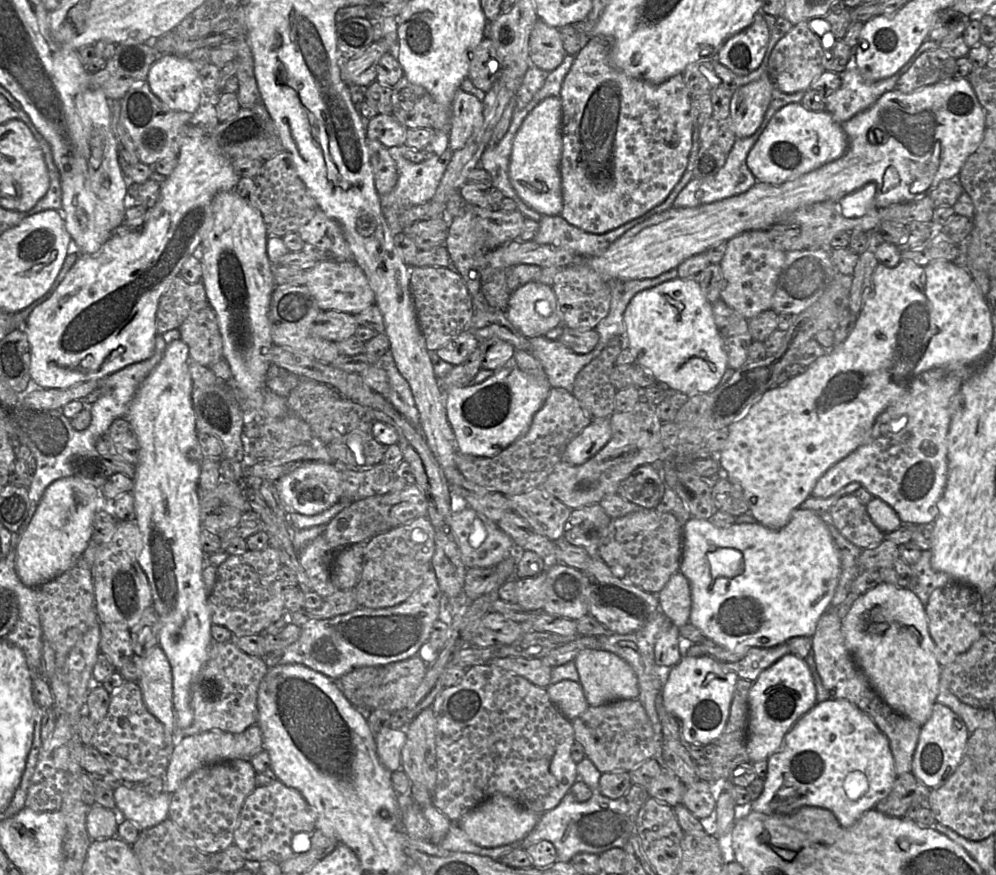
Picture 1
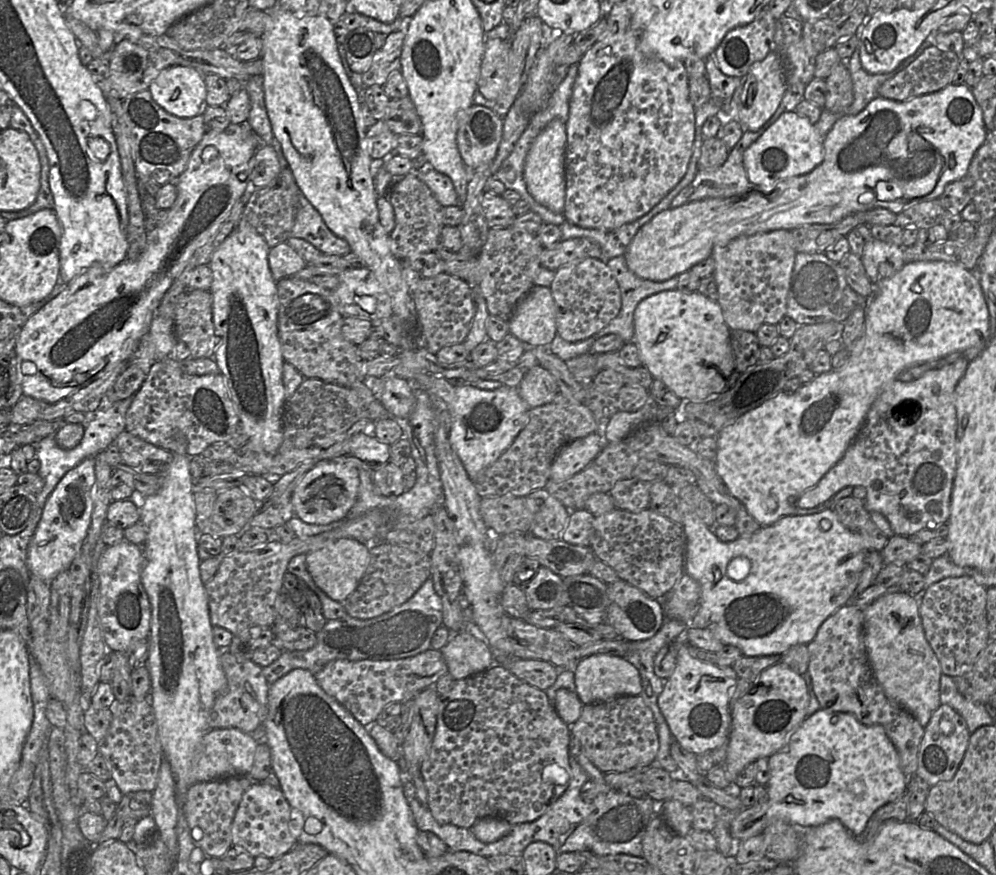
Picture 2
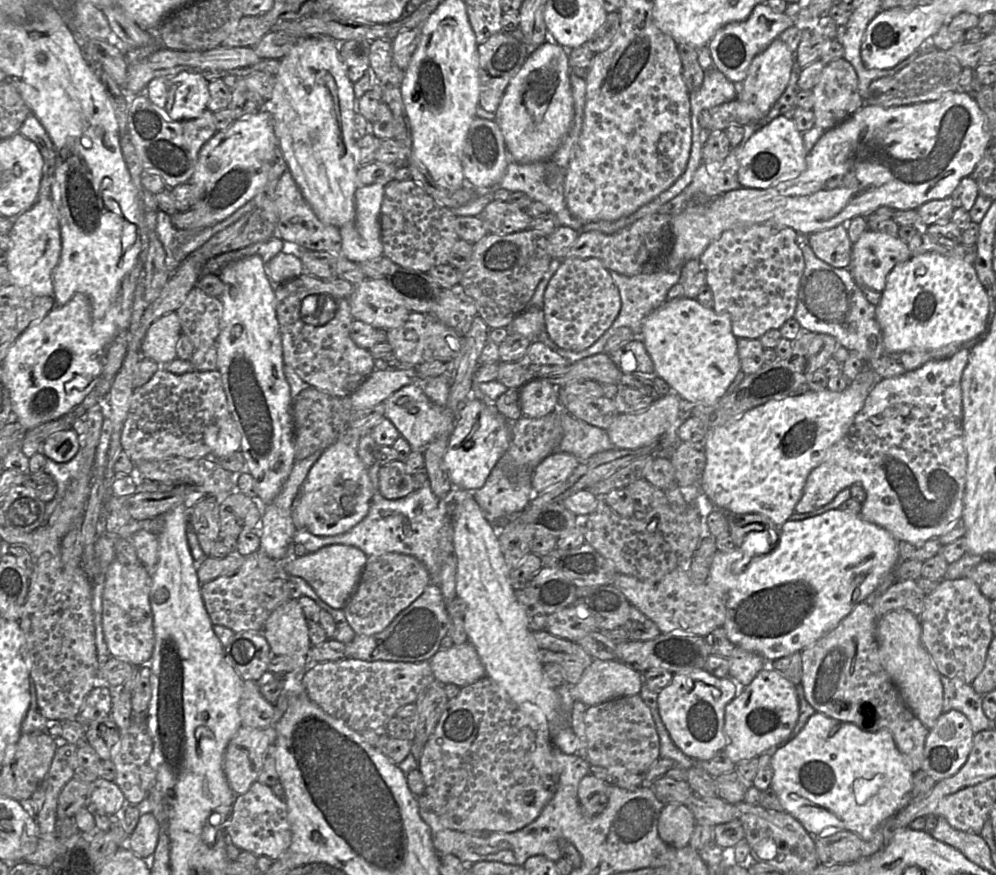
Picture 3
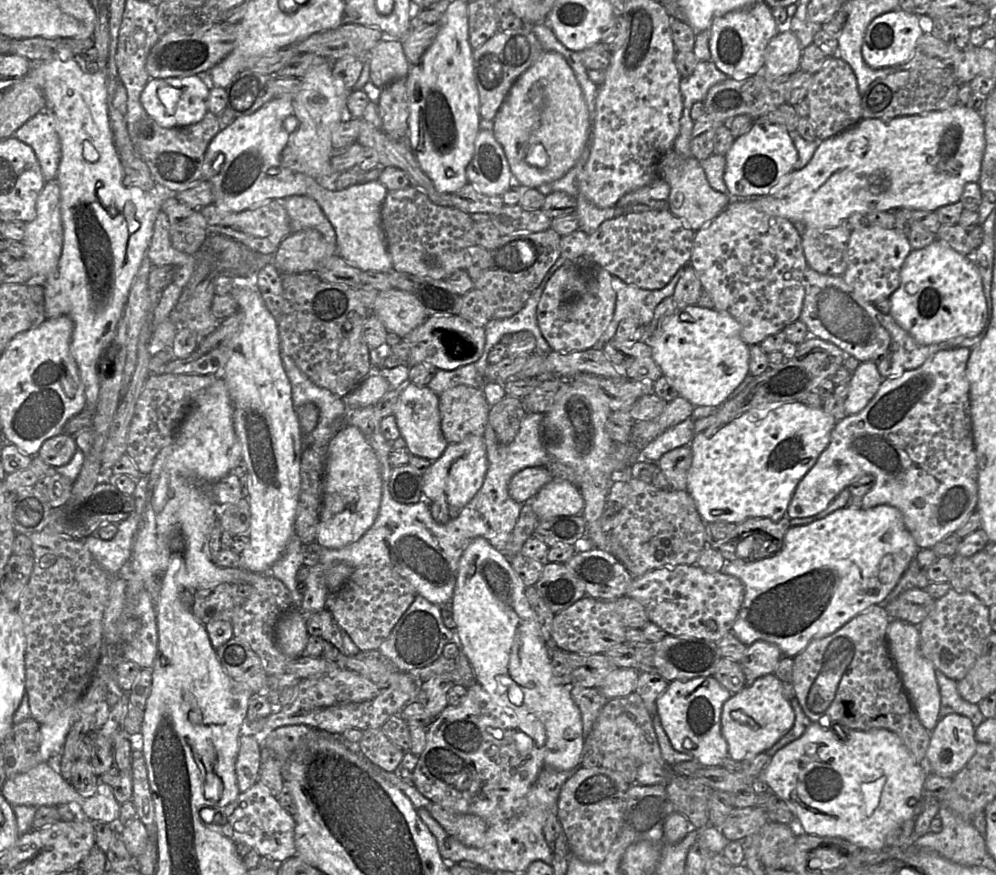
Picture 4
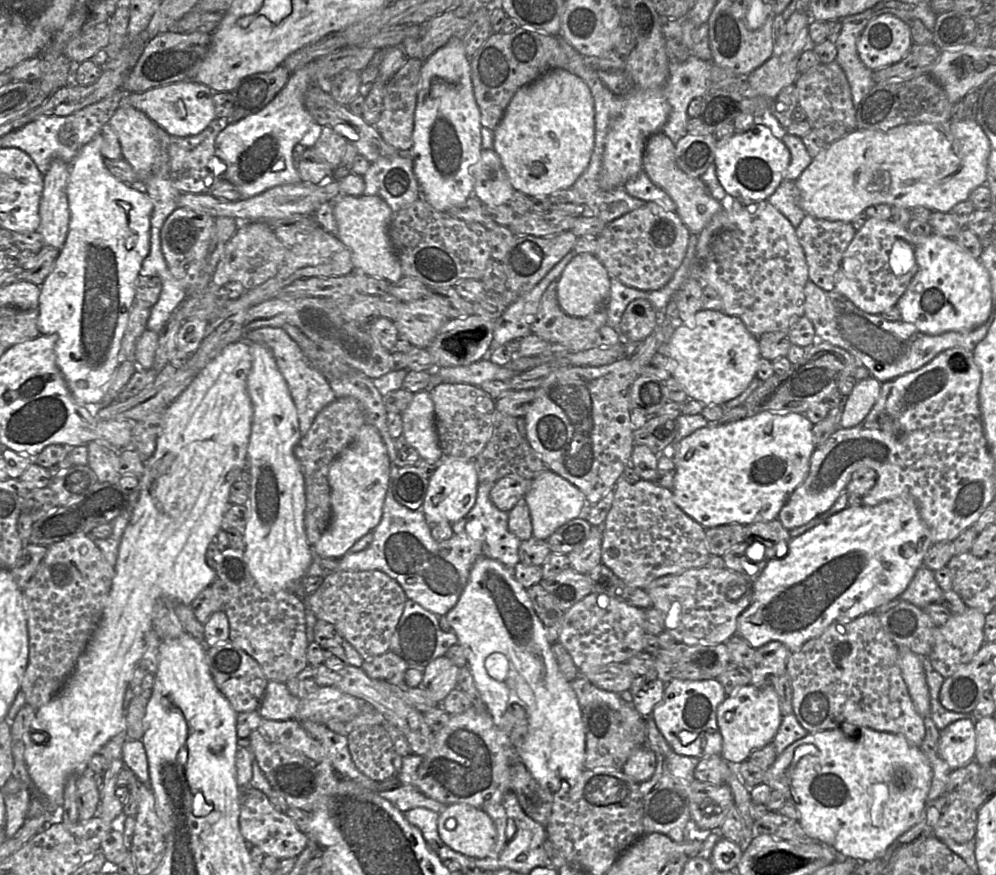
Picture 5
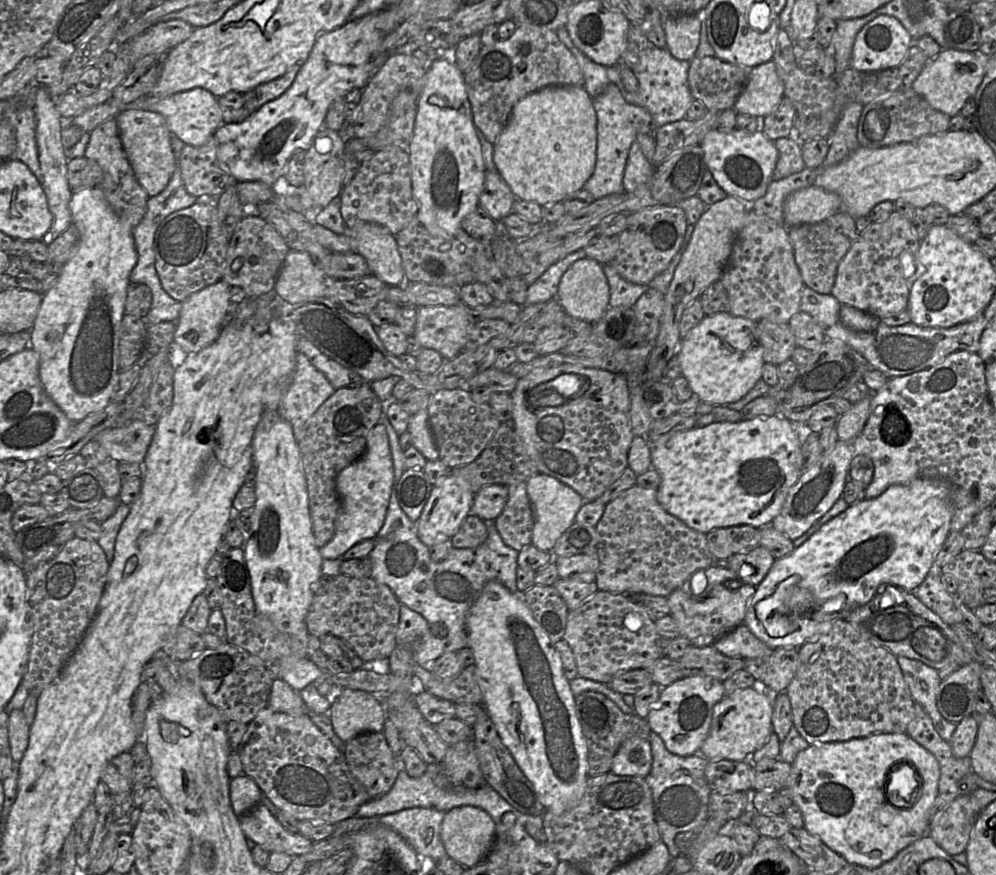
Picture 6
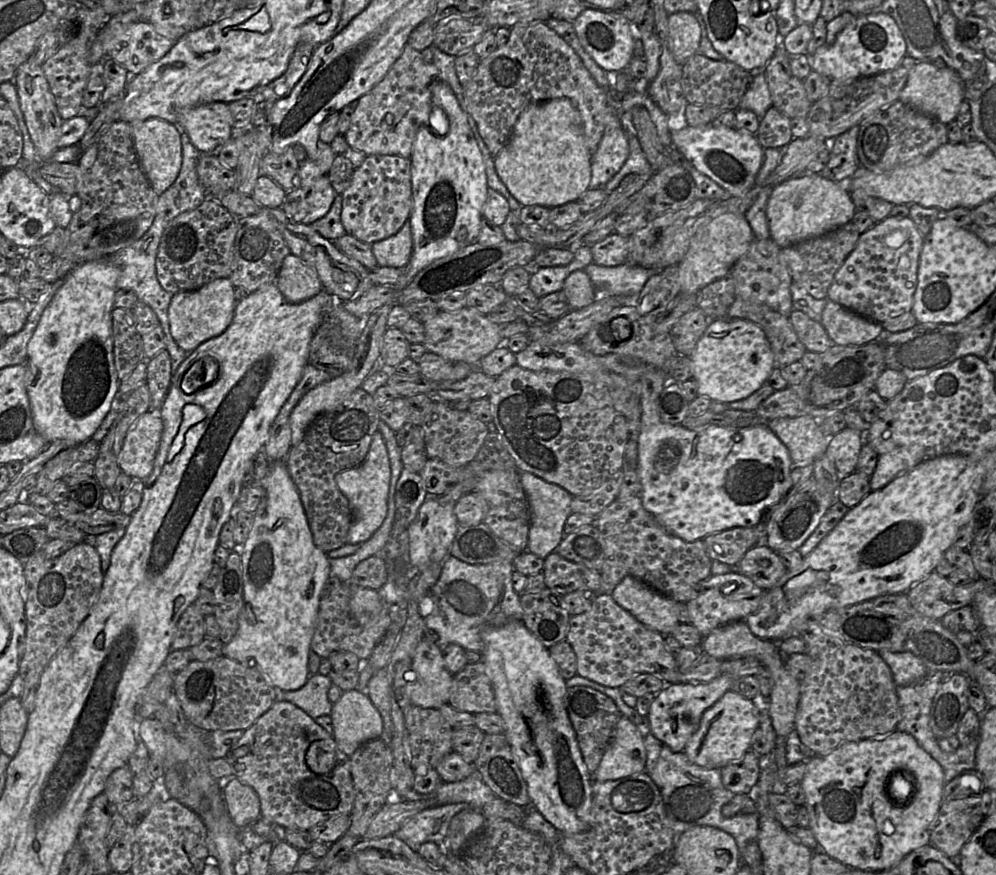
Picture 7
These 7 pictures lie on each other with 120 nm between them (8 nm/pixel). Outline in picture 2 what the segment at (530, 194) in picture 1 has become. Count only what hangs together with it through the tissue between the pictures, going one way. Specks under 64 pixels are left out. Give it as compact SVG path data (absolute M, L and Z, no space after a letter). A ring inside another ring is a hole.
M552 119L535 138L524 165L528 191L536 201L556 213L563 213L565 204L566 140L566 123Z

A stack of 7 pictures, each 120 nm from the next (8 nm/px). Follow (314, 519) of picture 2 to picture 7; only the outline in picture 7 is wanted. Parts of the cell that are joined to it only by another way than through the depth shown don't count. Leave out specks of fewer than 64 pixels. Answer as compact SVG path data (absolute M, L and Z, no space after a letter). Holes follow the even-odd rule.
M377 430L364 461L359 466L338 473L335 477L338 488L348 499L354 513L347 544L362 544L381 527L388 512L390 481L391 466L387 447L382 434Z

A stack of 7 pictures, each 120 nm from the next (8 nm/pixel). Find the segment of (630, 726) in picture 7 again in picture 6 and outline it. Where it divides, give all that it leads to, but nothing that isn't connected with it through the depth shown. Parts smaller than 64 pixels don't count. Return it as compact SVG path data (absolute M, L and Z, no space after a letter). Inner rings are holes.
M631 737L616 752L610 772L619 776L645 778L652 767L652 752L648 739Z

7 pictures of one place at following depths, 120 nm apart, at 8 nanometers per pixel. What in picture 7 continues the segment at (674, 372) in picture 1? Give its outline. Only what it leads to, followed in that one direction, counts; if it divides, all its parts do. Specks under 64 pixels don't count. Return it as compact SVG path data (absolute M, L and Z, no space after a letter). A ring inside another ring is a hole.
M738 318L710 320L689 358L698 395L722 403L749 397L765 383L775 368L773 352L763 329Z

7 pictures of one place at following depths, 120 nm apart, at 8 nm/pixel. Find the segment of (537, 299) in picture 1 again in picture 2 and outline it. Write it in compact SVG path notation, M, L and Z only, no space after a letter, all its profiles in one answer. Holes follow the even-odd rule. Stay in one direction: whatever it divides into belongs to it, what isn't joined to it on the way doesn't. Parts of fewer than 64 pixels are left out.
M534 286L510 316L509 331L527 347L549 346L557 334L550 287Z

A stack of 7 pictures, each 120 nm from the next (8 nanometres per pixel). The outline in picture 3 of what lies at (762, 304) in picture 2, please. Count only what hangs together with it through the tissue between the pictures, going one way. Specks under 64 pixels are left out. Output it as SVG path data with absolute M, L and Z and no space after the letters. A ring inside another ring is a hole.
M757 224L744 229L732 229L724 231L714 240L700 256L699 262L706 269L706 285L713 293L713 310L716 313L727 313L731 317L732 332L736 338L759 339L771 329L780 329L789 319L794 317L797 305L797 296L801 277L805 269L804 257L800 248L800 236L794 229L783 225Z

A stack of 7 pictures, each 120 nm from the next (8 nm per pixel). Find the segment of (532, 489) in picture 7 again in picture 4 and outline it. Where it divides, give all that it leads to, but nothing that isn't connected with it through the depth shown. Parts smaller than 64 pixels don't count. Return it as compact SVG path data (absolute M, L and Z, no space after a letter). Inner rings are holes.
M551 480L528 501L531 501L538 520L580 515L584 508L584 499L580 490L575 484L566 480Z

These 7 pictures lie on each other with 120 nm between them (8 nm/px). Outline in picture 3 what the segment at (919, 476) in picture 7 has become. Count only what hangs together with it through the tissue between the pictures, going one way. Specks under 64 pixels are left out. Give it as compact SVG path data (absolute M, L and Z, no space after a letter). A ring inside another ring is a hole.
M836 508L805 520L786 522L781 527L777 544L765 554L750 557L746 568L739 573L732 573L730 566L748 555L740 548L728 553L717 550L707 582L725 595L723 628L729 640L740 648L761 655L768 663L801 652L836 628L898 564L898 544L888 531L864 520L861 515Z

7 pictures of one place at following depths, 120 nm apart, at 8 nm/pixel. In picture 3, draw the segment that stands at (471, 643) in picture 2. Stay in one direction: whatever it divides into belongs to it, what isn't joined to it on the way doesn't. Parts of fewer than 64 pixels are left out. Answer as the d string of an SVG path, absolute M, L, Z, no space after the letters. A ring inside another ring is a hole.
M466 641L448 649L440 649L431 659L430 665L435 681L455 684L462 688L486 676L485 667L476 648Z

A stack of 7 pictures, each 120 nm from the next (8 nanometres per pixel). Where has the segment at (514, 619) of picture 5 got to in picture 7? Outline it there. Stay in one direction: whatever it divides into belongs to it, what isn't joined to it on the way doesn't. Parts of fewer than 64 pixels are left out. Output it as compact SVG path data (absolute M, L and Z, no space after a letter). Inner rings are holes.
M511 621L499 627L490 627L482 632L483 650L481 652L482 661L486 672L492 683L497 713L504 721L504 735L510 744L512 753L515 757L524 780L527 783L528 795L532 805L542 816L552 824L561 835L572 835L581 833L590 827L590 815L592 810L592 779L584 762L575 730L571 724L568 712L565 706L565 696L567 692L566 680L561 676L555 661L550 656L546 648L524 625L522 621Z

